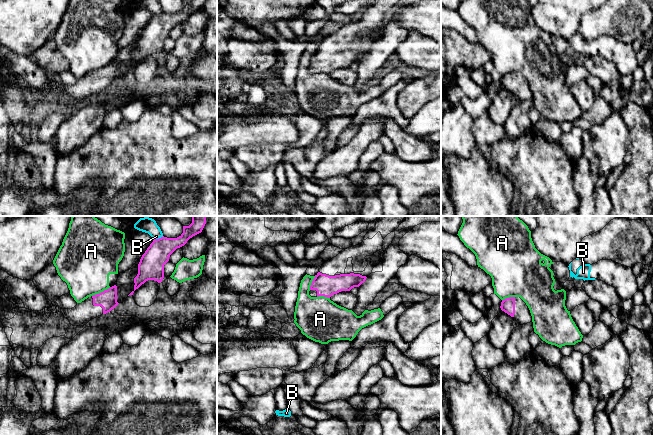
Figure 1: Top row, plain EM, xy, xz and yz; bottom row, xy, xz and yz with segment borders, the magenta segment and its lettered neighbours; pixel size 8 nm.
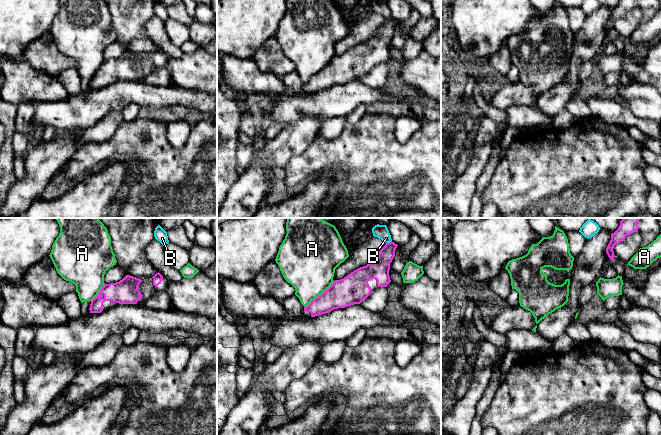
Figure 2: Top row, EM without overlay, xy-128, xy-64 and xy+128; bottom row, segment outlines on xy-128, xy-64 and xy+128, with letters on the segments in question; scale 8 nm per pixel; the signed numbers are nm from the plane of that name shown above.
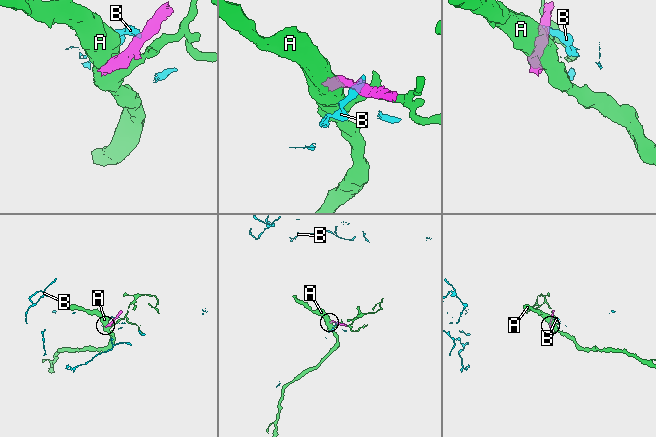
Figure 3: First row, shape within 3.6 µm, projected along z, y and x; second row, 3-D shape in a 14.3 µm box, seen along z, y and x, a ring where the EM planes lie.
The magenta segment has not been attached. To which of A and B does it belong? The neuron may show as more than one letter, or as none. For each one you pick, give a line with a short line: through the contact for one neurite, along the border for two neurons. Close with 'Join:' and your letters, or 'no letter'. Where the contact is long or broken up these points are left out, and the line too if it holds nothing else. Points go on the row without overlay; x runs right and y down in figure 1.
Join: no letter

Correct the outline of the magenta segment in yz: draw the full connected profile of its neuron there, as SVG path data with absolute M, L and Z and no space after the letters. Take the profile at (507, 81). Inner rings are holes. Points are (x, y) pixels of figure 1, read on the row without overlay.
M509 73L502 76L500 84L516 96L519 101L532 98L530 86L520 73Z

